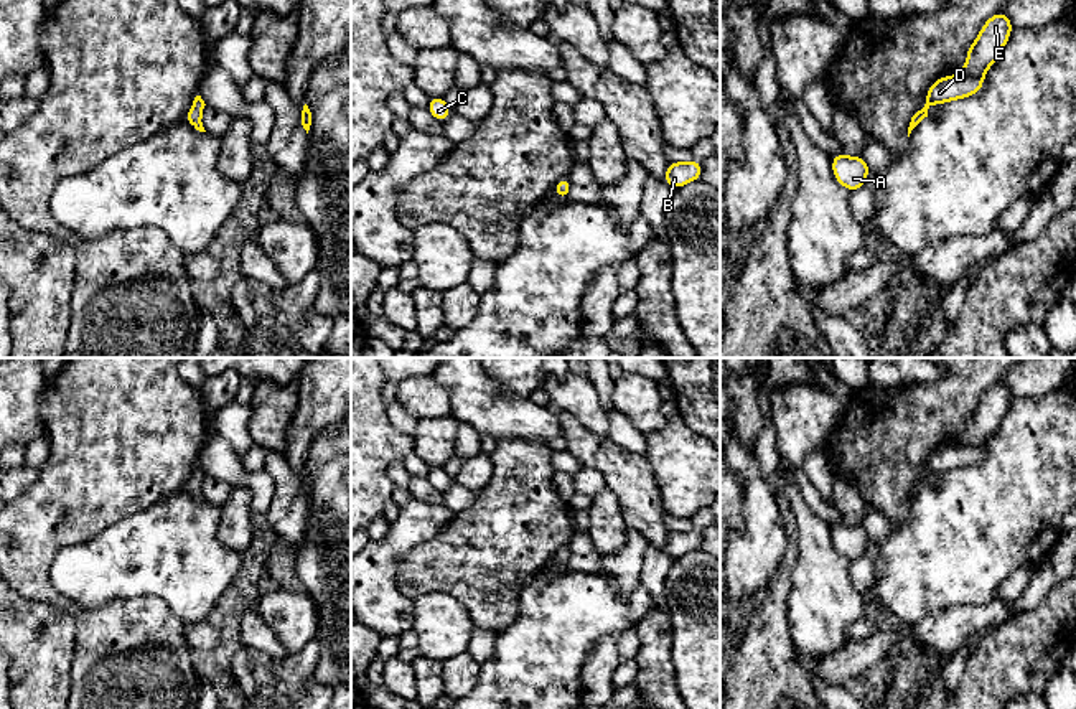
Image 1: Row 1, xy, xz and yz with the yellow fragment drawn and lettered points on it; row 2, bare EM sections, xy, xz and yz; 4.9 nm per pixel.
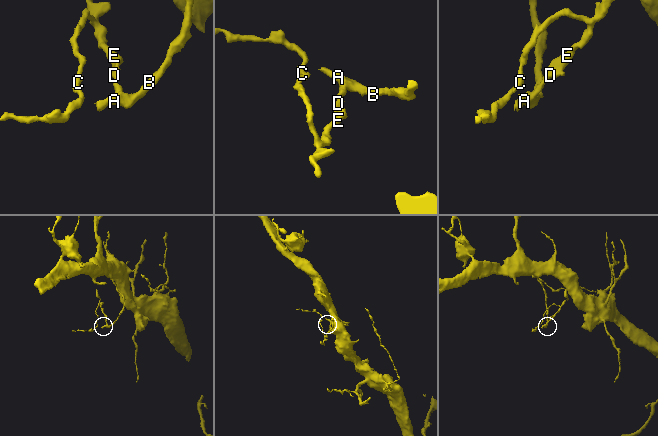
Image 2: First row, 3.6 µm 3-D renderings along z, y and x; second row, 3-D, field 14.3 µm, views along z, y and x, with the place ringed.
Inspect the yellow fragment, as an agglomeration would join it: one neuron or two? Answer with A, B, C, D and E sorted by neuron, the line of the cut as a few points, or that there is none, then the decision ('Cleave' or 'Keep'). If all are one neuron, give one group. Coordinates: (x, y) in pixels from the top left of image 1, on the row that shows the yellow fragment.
Groups: A B C D E. No split. Keep

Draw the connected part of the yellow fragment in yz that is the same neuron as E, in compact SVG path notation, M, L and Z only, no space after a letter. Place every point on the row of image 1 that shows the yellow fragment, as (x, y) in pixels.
M1002 12L995 13L994 16L990 16L984 23L979 36L975 38L975 41L967 49L967 61L966 61L966 66L962 68L962 73L959 76L944 76L944 77L939 77L926 91L926 104L924 104L924 107L921 110L918 110L911 117L911 122L910 122L910 127L908 127L908 137L910 137L911 130L924 117L928 117L928 109L933 104L946 104L949 101L964 99L964 97L969 97L969 96L974 96L974 94L980 92L982 82L984 82L984 76L985 76L987 69L997 61L1002 48L1007 45L1012 28L1013 28L1013 25L1012 25L1010 18L1007 15L1003 15Z

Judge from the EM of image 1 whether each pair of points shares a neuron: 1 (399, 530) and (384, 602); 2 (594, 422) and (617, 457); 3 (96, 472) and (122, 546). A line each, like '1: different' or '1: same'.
1: same
2: different
3: different

